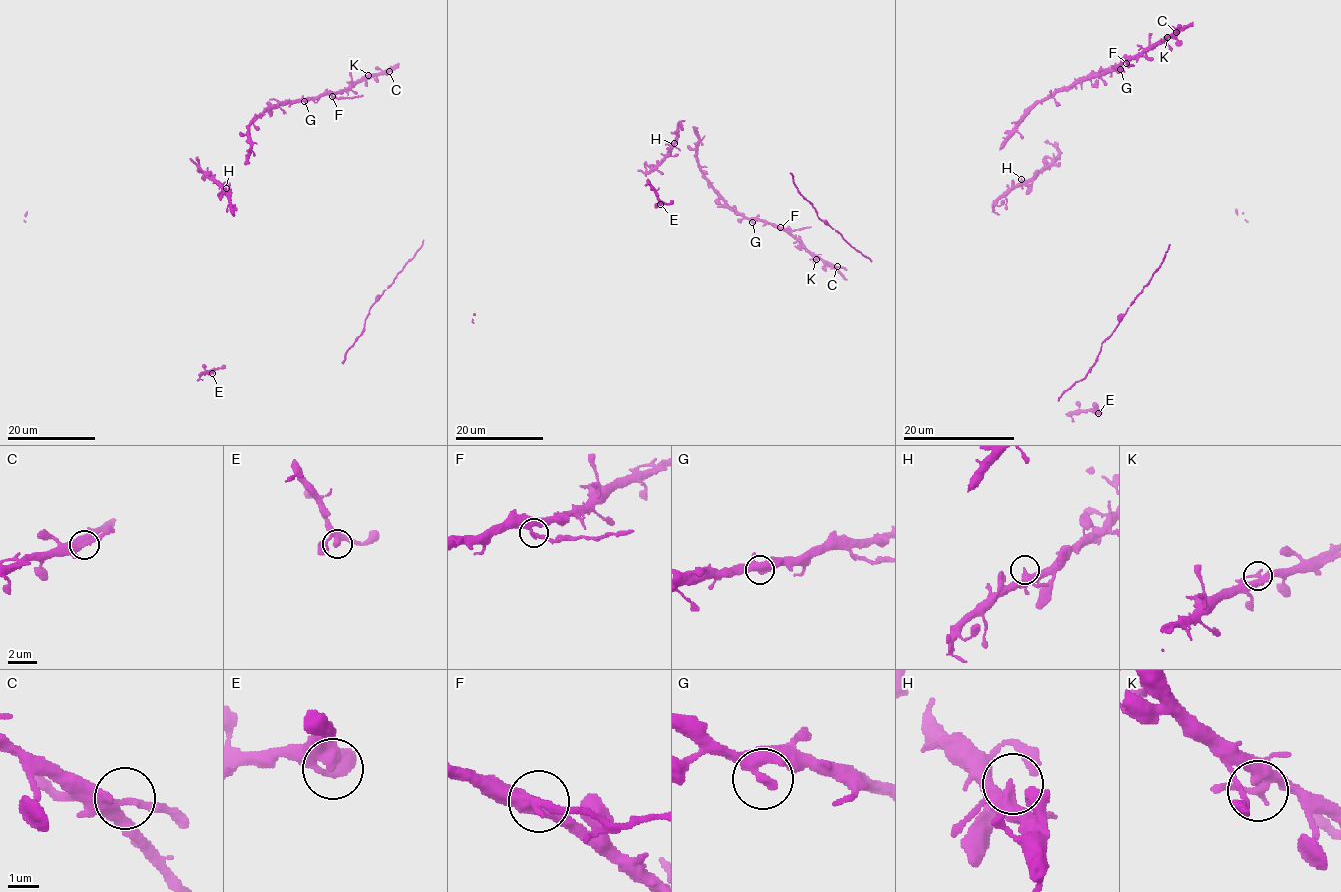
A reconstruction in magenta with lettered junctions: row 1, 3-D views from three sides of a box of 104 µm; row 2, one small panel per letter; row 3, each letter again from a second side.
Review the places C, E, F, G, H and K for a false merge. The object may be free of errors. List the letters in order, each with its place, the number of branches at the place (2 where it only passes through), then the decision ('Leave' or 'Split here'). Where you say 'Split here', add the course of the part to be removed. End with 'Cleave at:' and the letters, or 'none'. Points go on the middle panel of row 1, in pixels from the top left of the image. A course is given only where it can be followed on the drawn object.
C: Place: (837, 266). Branches: 3. Leave
E: Place: (660, 204). Branches: 3. Leave
F: Place: (780, 227). Branches: 3. Split here. Course of the part to remove: (781, 227), (795, 231), (811, 226)
G: Place: (752, 222). Branches: 3. Leave
H: Place: (674, 143). Branches: 3. Leave
K: Place: (816, 259). Branches: 3. Leave
Cleave at: F

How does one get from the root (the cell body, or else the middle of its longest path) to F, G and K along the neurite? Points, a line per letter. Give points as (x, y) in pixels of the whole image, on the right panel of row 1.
F: (1093, 73), (1110, 72), (1123, 61), (1127, 64)
G: (1093, 73), (1120, 69)
K: (1093, 73), (1110, 72), (1123, 59), (1139, 57), (1167, 37)

